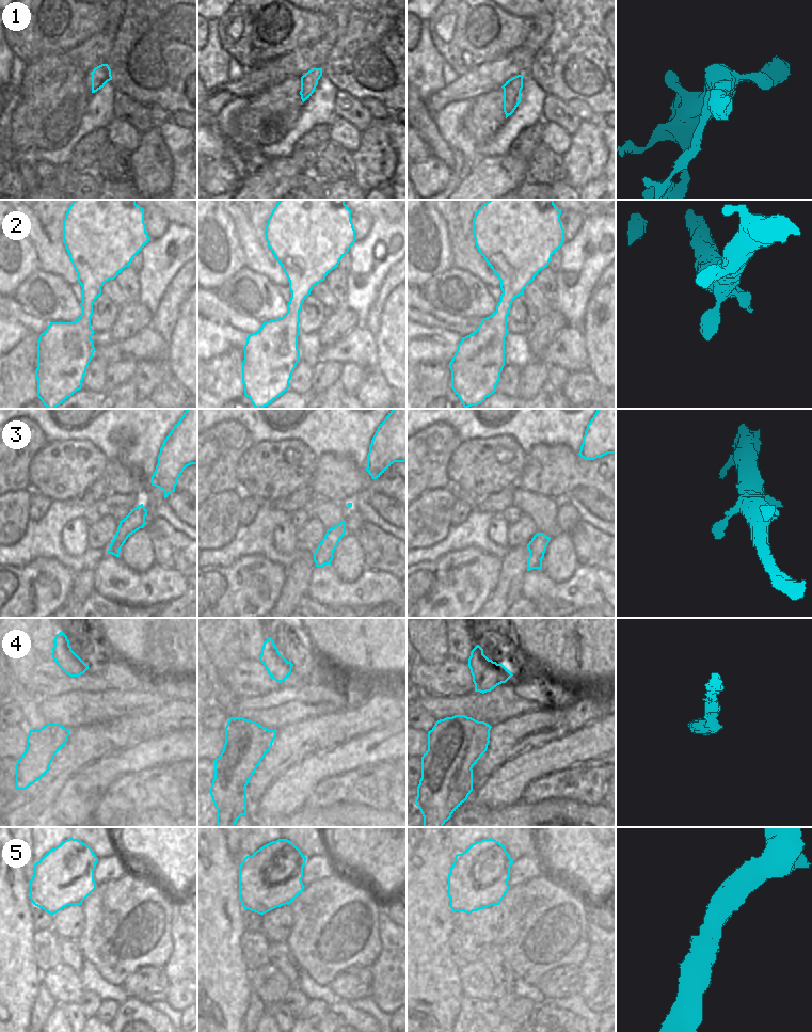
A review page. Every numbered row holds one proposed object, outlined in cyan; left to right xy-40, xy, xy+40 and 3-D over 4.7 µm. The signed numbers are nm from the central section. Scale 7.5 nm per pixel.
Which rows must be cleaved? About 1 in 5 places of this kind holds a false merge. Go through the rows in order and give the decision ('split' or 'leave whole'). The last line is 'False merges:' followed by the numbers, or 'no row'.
1: leave whole
2: leave whole
3: leave whole
4: leave whole
5: leave whole
False merges: no row

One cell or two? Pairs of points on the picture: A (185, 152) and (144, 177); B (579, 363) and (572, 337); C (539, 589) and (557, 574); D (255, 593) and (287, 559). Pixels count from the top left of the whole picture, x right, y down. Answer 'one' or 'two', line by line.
A: two
B: one
C: two
D: two

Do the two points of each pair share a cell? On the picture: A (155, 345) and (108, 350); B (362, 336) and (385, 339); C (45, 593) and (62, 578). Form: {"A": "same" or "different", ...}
{"A": "same", "B": "different", "C": "same"}

